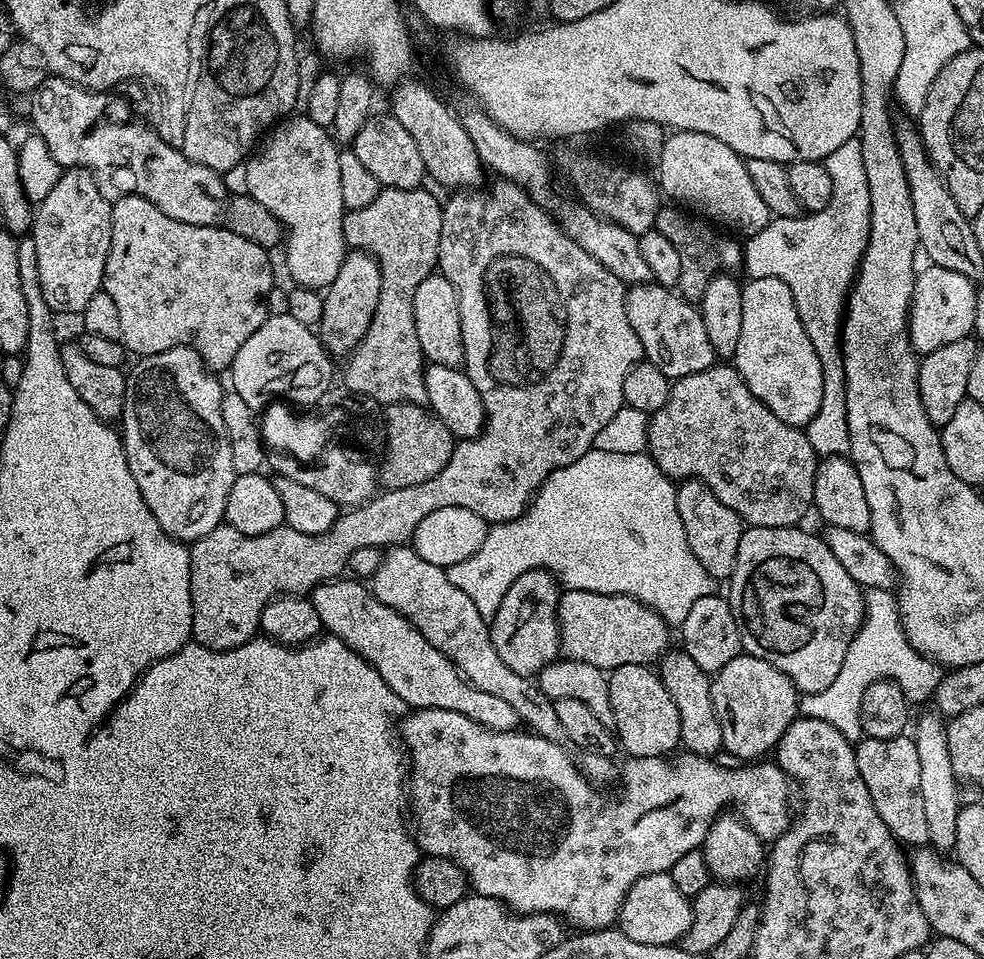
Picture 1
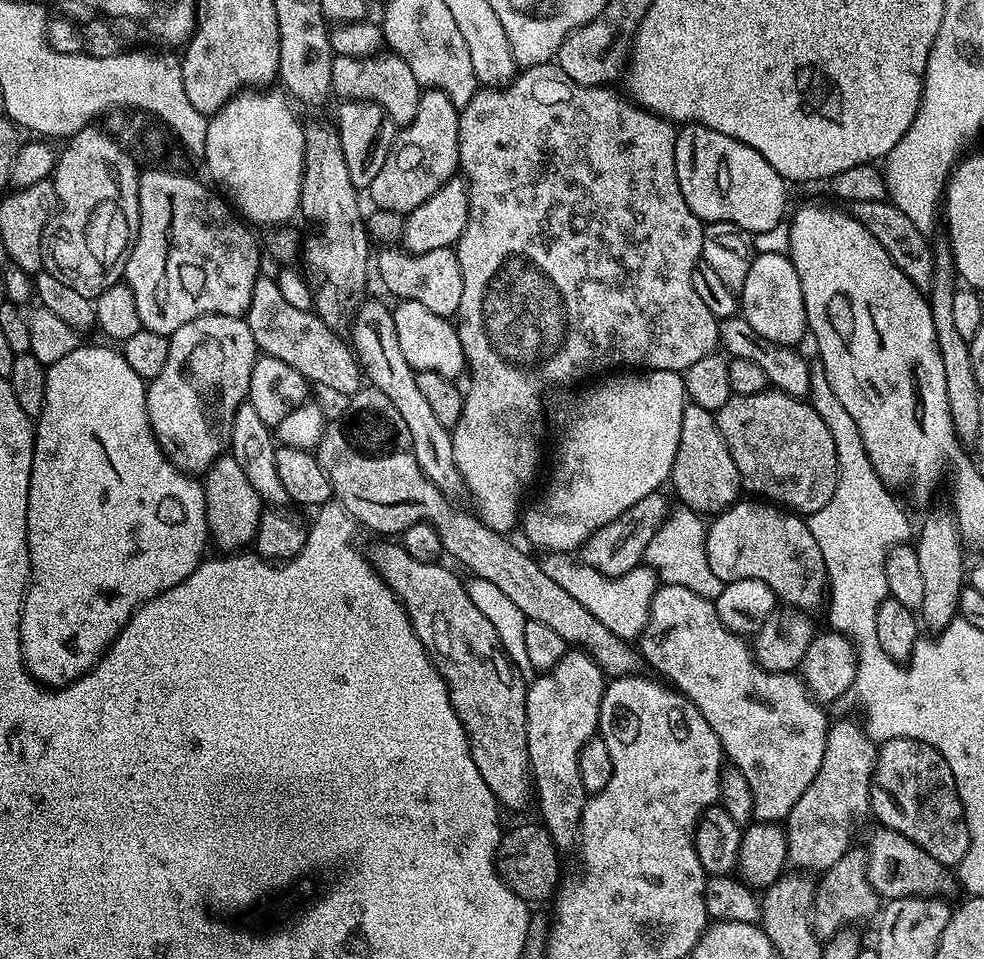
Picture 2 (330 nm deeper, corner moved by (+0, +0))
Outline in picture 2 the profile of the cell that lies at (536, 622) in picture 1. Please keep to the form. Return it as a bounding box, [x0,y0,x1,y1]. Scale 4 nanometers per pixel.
[583,490,670,577]

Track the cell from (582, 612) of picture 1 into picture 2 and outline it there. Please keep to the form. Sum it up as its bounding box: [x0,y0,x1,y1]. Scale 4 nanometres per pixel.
[638,584,830,822]

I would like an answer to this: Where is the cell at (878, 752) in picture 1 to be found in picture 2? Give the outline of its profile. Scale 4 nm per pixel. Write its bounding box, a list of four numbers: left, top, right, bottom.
[870,736,968,866]

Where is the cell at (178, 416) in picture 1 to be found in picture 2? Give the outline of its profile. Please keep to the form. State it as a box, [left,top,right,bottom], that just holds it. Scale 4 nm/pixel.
[146,316,258,474]

